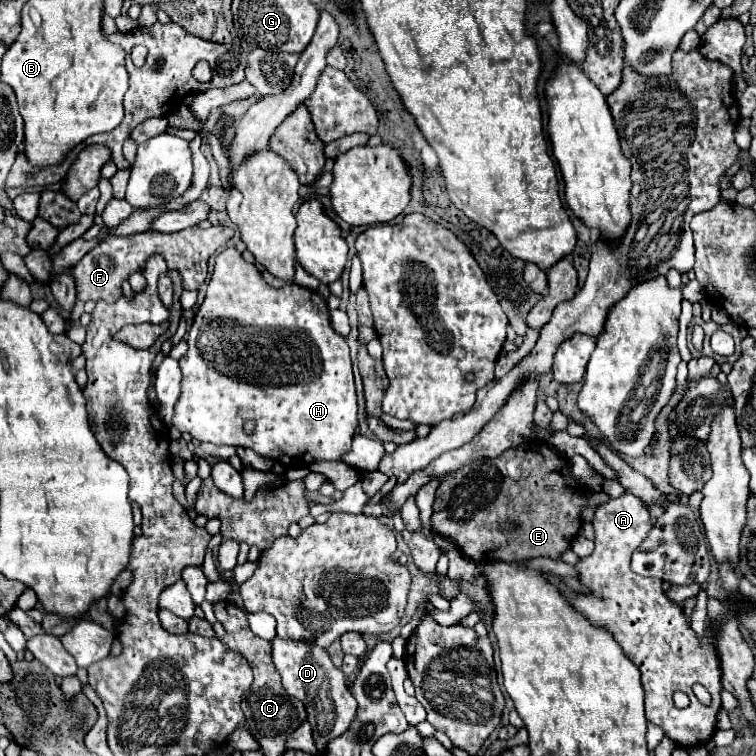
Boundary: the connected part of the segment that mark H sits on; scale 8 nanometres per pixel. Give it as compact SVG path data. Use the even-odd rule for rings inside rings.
M228 247L220 251L214 263L214 273L208 283L208 291L204 297L204 303L200 305L194 323L188 333L188 351L180 359L180 369L182 369L182 393L178 399L178 405L174 405L174 417L172 417L172 427L176 427L180 433L190 435L192 439L198 441L208 441L214 445L234 445L234 447L246 447L252 449L254 453L262 457L270 457L272 461L282 463L284 467L308 467L312 461L320 459L330 459L336 461L340 459L346 451L350 451L352 437L358 427L358 407L356 407L356 391L354 391L354 375L352 375L352 363L350 363L350 349L346 343L346 337L336 333L330 325L330 309L326 299L312 289L300 287L296 283L288 285L286 289L274 289L268 285L262 277L262 273L256 269L254 263L246 263L242 253L236 247ZM252 421L254 431L246 433L244 423Z

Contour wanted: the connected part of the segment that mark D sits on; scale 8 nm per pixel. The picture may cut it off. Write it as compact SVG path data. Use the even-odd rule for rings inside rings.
M274 639L272 659L282 675L282 685L286 693L290 697L298 697L306 705L308 721L314 729L314 743L318 745L318 753L324 753L328 741L342 735L350 727L350 721L354 721L356 701L352 693L346 689L344 673L334 667L326 649L310 643Z

